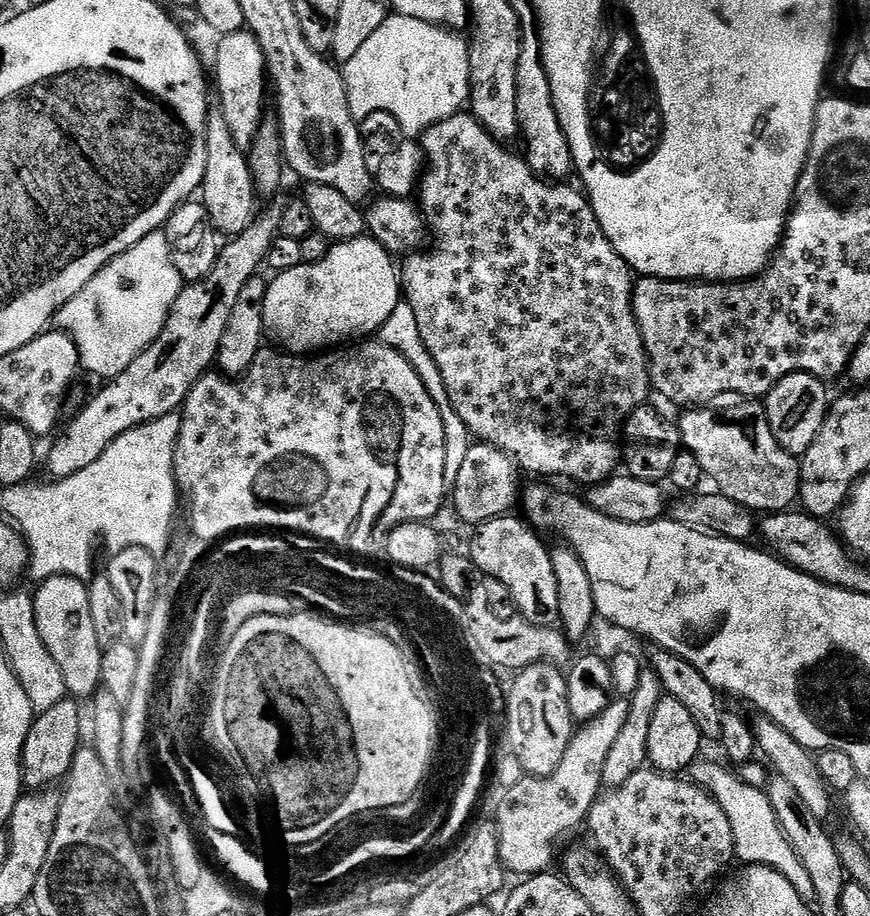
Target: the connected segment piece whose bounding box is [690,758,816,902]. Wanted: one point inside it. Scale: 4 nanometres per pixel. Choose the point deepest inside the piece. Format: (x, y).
(758, 836)

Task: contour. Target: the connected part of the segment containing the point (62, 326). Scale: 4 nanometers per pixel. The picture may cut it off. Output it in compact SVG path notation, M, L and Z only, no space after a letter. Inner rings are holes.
M163 230L151 232L142 238L142 242L130 246L130 250L118 254L102 271L94 274L84 289L60 308L54 317L54 324L78 346L81 369L85 373L104 376L103 379L109 381L122 374L126 366L130 366L130 362L134 362L134 358L142 355L158 338L181 287L180 275L178 270L174 270L174 262L170 258L170 242L166 242L166 234Z

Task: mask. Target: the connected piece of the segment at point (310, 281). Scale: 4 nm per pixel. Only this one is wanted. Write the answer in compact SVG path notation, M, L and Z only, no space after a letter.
M365 234L353 240L333 243L318 262L302 263L294 270L279 273L269 283L264 303L264 331L269 341L293 356L320 354L349 342L360 342L371 334L379 333L380 327L394 314L394 306L402 303L402 289L398 264L392 253L378 241Z

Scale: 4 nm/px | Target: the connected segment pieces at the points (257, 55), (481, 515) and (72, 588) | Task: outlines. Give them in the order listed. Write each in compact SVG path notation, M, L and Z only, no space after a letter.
M245 30L235 32L229 36L219 37L220 45L216 48L216 80L214 76L214 92L220 95L218 110L226 118L226 126L230 130L230 138L238 142L238 146L245 150L252 147L254 138L260 129L264 108L264 88L266 92L266 69L264 66L264 55L259 46L256 45L256 38L251 32Z
M483 442L473 443L473 448L464 456L456 481L450 484L450 502L456 507L456 515L469 526L485 524L499 516L509 515L517 507L522 492L521 469L500 448Z
M55 576L39 581L37 588L40 589L32 596L34 622L46 650L50 650L50 658L54 658L58 670L62 670L68 696L95 697L102 674L104 648L98 638L96 616L90 610L88 584L73 576Z

